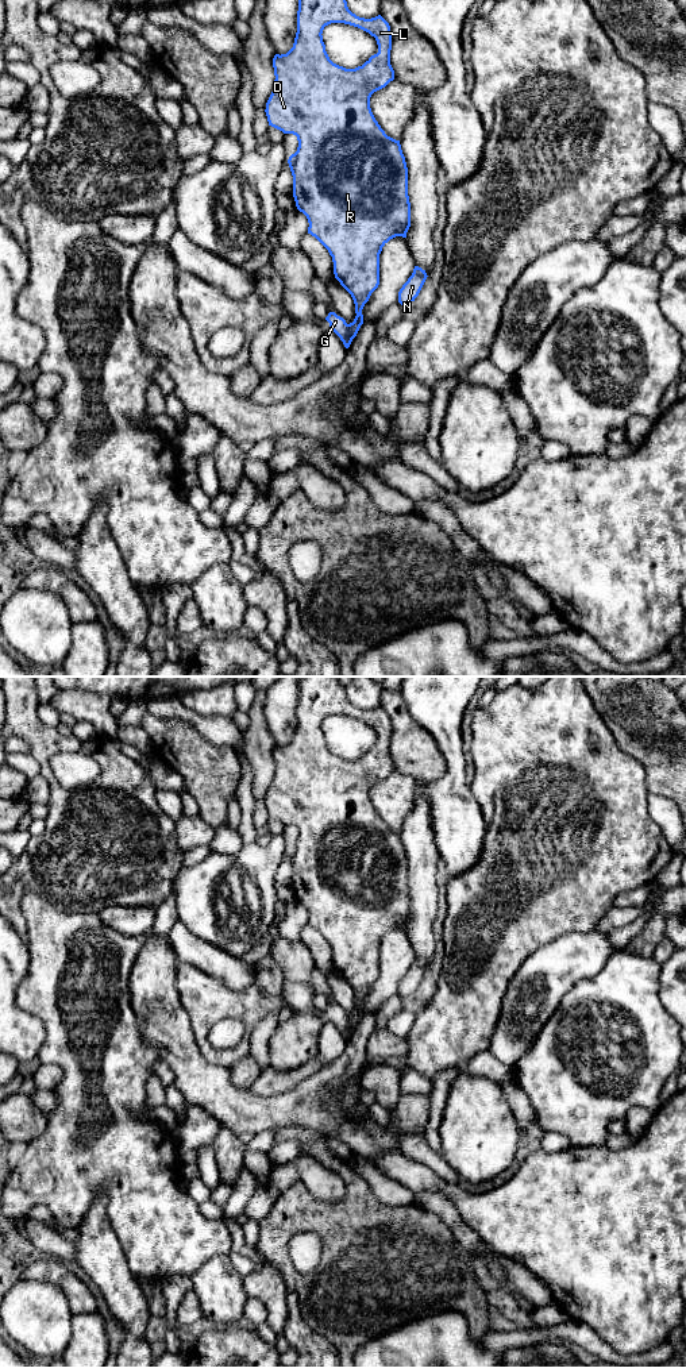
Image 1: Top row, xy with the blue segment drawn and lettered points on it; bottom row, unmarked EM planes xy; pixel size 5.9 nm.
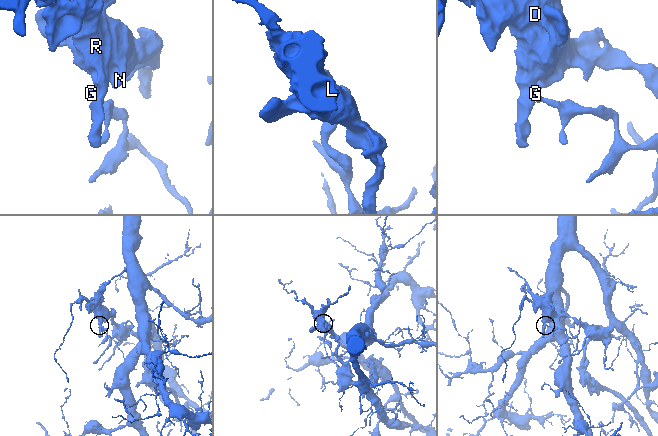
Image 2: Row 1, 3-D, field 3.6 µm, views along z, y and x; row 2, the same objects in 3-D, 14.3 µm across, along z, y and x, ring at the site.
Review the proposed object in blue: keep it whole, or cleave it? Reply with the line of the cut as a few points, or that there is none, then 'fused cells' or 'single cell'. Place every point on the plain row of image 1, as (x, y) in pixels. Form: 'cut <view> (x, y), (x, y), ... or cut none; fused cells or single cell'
cut xy (349, 1016), (349, 1025), (343, 1033); fused cells

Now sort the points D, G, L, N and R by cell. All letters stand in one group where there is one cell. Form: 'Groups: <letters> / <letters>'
Groups: D L N R / G

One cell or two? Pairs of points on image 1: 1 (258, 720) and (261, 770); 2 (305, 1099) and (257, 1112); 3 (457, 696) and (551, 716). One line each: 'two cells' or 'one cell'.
1: one cell
2: one cell
3: two cells

